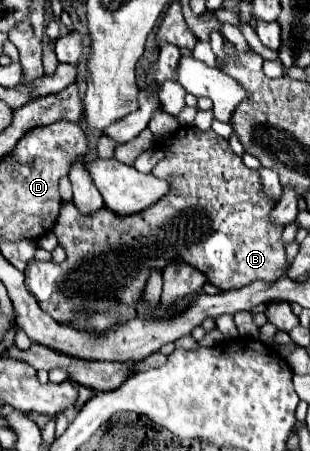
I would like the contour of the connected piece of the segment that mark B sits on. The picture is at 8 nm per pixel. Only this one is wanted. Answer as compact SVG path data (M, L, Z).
M183 126L177 130L177 134L181 136L173 136L165 144L161 144L165 156L153 168L153 176L167 180L171 190L147 210L121 216L113 214L113 210L109 208L101 208L97 214L85 216L75 208L73 202L61 204L53 234L65 248L67 260L61 264L31 260L25 268L25 286L29 288L29 292L33 292L41 308L57 322L75 322L79 316L79 306L99 304L99 296L101 300L113 300L127 310L135 310L135 304L141 300L151 272L161 272L173 260L181 260L197 268L207 276L213 286L221 290L237 290L255 280L273 282L283 274L285 246L281 242L281 228L269 226L267 216L275 204L261 194L259 172L249 170L243 164L241 156L233 154L229 142L217 136L213 130L199 132L193 126Z

